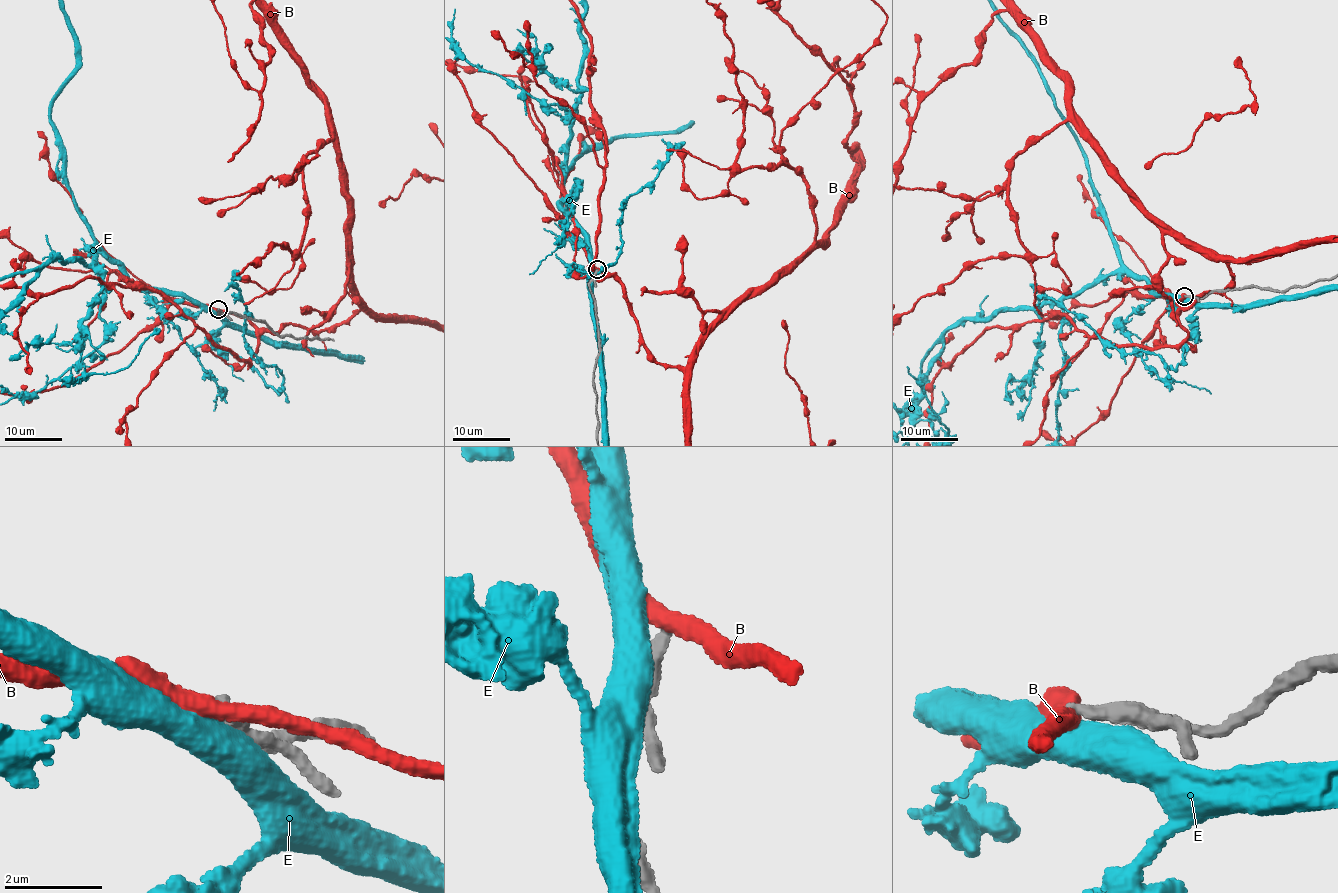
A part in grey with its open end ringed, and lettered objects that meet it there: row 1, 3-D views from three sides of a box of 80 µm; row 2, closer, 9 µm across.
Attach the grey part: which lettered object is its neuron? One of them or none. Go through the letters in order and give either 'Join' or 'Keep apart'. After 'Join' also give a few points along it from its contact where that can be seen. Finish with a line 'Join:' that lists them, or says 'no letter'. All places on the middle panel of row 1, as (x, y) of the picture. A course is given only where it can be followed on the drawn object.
B: Keep apart
E: Keep apart
Join: no letter

